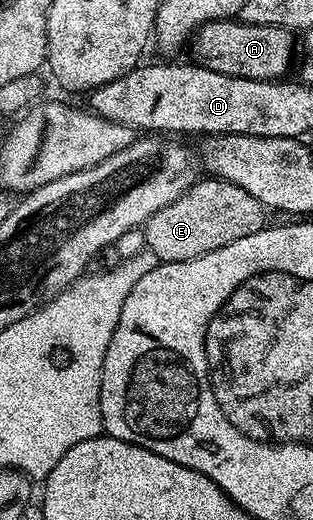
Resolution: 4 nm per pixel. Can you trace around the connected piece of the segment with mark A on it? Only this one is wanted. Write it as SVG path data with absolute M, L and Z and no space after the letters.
M237 18L217 19L211 23L204 23L188 44L189 58L197 61L201 66L212 69L216 73L224 73L232 77L245 79L273 79L281 80L282 75L290 67L290 62L296 59L296 35L289 27L273 27L272 25L252 25Z

